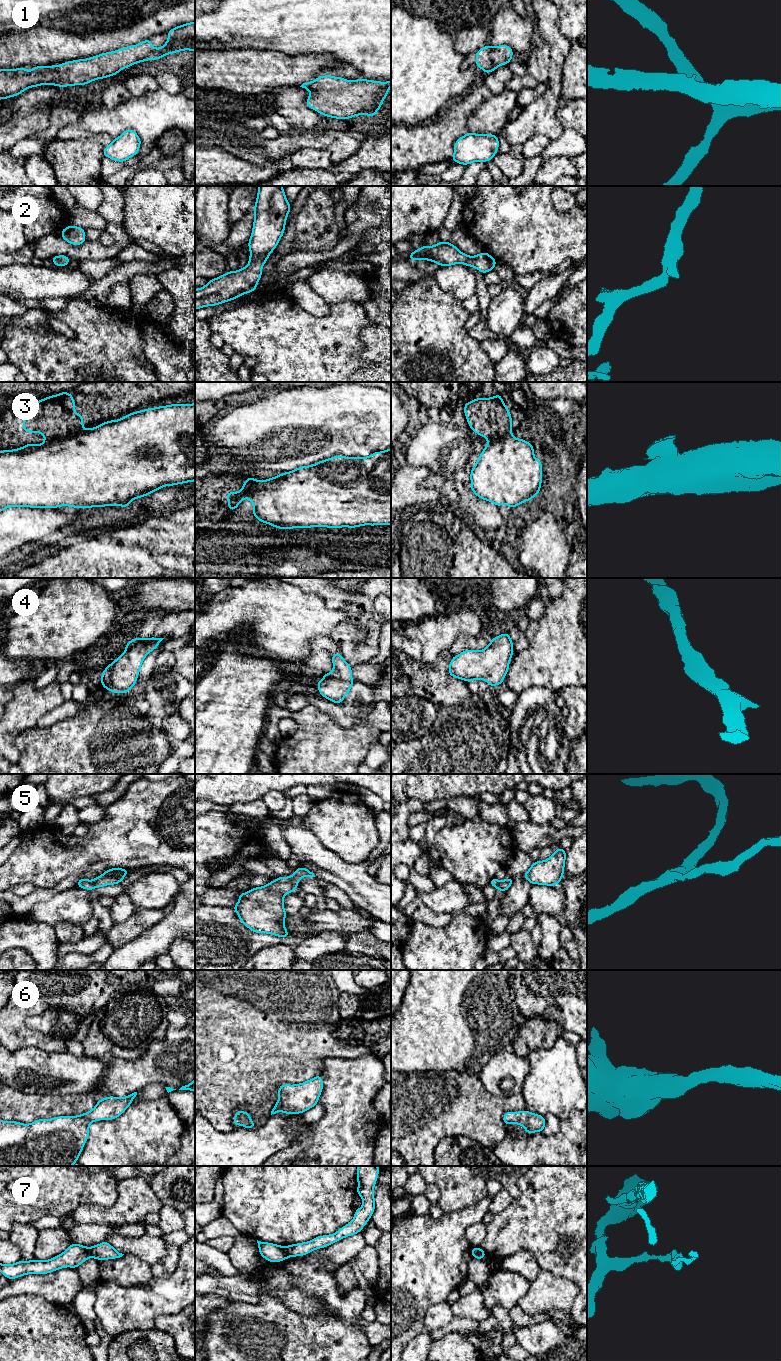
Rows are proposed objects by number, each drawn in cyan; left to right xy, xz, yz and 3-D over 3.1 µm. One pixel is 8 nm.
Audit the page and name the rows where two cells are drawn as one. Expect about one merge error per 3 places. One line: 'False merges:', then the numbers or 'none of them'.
False merges: 3, 7

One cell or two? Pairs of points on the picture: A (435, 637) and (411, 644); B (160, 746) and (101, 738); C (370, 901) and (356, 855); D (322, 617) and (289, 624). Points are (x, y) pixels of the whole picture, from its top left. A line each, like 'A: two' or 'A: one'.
A: two
B: one
C: two
D: one

